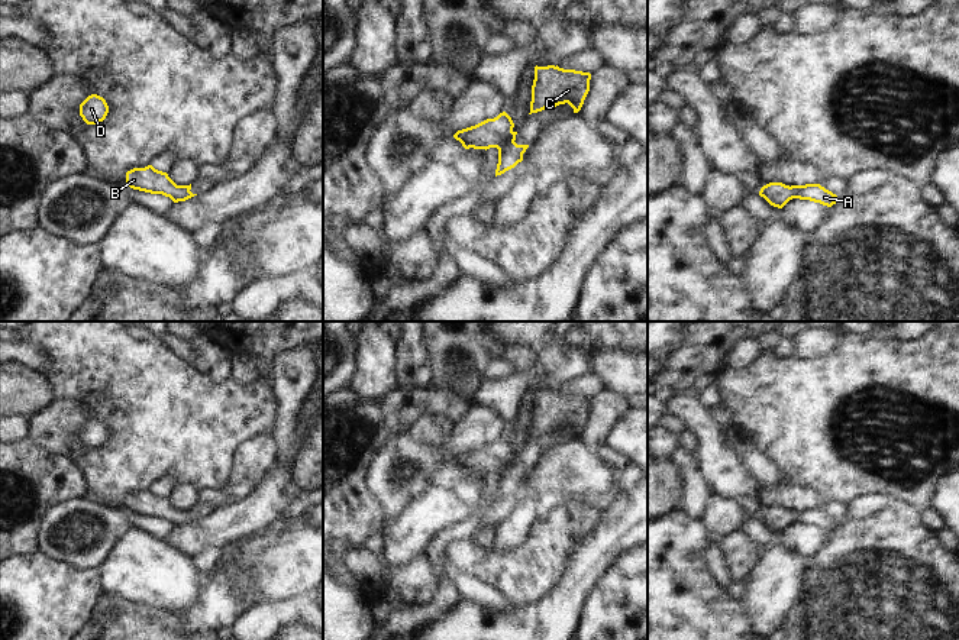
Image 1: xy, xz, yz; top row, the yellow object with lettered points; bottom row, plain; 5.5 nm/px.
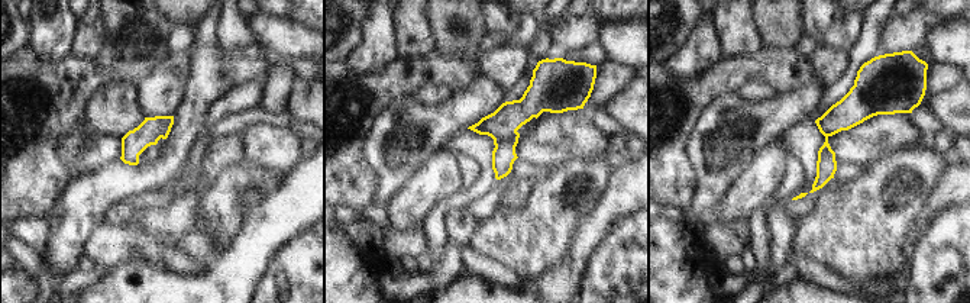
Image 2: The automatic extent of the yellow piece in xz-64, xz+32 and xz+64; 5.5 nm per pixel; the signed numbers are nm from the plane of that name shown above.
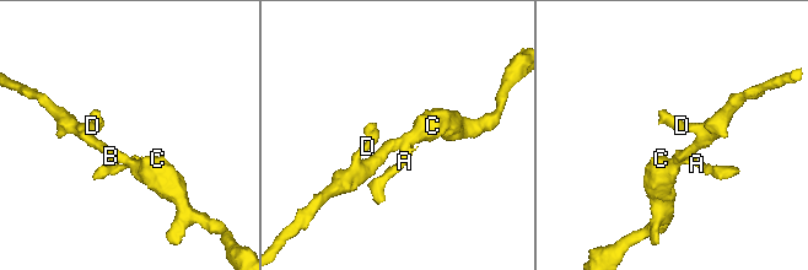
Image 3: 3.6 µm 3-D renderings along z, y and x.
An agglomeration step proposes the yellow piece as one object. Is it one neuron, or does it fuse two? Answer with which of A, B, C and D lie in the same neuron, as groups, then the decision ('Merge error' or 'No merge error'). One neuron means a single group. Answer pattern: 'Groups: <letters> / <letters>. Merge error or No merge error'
Groups: A B C D. No merge error.

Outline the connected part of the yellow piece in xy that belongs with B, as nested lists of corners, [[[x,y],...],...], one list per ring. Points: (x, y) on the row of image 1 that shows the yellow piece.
[[[152,165],[127,171],[126,185],[151,194],[162,194],[169,197],[174,203],[185,201],[197,195],[190,191],[191,184],[177,185],[167,172],[158,171]]]

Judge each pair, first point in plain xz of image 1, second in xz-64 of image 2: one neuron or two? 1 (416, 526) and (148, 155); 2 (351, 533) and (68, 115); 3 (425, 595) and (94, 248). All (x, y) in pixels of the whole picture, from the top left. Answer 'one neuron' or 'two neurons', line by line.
1: two neurons
2: one neuron
3: two neurons

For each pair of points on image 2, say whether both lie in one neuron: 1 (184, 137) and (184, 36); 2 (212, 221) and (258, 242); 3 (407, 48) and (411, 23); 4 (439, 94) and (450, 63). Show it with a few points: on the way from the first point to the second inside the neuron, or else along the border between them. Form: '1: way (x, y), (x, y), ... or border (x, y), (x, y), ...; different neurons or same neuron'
1: border (191, 26), (193, 44), (188, 51); different neurons
2: border (256, 203), (251, 208), (228, 247), (216, 258); different neurons
3: way (408, 42), (411, 29); same neuron
4: border (439, 83), (424, 83), (411, 94); different neurons

